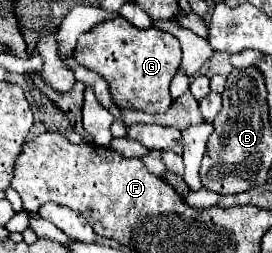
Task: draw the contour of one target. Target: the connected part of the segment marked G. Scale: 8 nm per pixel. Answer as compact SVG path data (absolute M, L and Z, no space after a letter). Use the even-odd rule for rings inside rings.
M115 16L79 36L73 58L97 72L109 84L109 92L119 110L141 110L147 114L163 114L171 108L173 98L169 84L181 64L179 40L157 28L137 28L123 16Z

